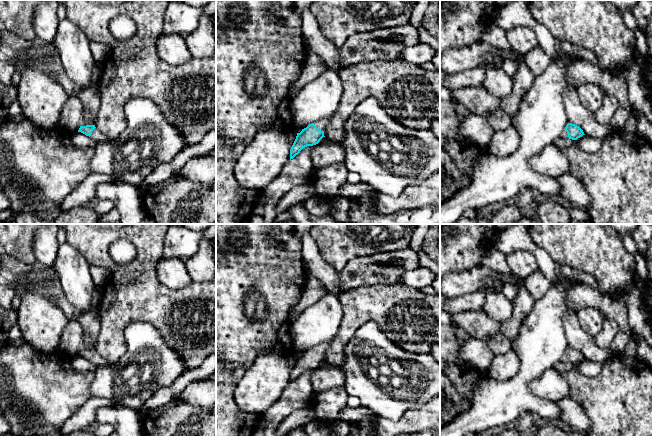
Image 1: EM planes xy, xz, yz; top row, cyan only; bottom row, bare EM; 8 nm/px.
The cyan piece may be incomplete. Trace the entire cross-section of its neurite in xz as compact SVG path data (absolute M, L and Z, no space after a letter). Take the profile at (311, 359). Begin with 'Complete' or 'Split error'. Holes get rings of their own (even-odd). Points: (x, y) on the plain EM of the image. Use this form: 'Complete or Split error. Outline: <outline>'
Split error. Outline: M324 342L309 348L300 357L297 357L296 363L290 373L290 384L298 379L303 372L316 369L325 361L324 355L331 342Z

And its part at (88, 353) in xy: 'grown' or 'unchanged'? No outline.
grown

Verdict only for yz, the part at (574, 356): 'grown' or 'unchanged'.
grown

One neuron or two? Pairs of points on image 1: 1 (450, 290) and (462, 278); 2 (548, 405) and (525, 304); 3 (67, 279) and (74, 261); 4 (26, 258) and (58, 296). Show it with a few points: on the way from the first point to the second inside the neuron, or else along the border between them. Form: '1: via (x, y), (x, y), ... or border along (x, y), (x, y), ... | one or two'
1: via (453, 287), (459, 281) | one
2: border along (536, 300), (531, 311), (525, 317), (517, 335) | two
3: via (71, 275), (72, 265) | one
4: border along (10, 255), (24, 263), (36, 261) | two

